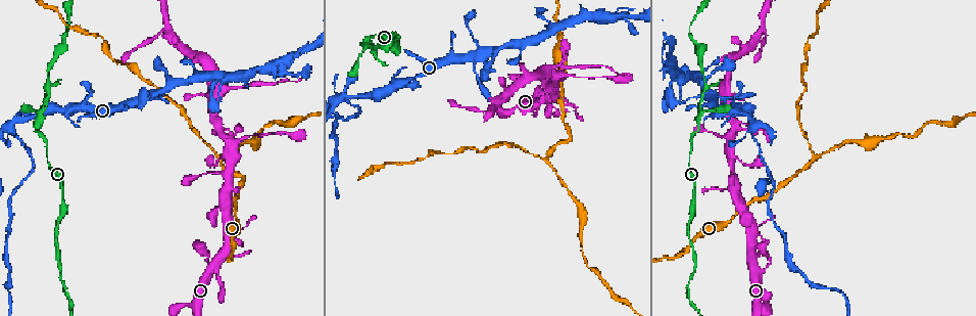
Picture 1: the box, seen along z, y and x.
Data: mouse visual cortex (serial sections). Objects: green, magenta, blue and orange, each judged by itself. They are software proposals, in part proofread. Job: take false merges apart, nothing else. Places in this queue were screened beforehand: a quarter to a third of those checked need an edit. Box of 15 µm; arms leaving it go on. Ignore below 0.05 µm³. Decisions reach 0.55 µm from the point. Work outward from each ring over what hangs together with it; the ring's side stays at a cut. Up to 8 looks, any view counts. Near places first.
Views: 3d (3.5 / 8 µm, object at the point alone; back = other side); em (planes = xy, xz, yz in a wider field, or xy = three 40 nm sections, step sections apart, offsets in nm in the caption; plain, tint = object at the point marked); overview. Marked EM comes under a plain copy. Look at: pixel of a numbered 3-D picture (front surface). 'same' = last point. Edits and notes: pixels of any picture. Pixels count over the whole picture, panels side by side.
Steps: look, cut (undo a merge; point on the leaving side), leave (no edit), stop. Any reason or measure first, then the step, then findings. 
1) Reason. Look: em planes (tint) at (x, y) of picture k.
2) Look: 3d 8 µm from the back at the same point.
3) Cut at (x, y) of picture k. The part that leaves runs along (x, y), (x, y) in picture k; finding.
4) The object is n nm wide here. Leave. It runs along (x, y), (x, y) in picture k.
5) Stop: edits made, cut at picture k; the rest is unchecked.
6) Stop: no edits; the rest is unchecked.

Branch point. Look: 3d 3.5 µm at (547, 160) of picture 1.

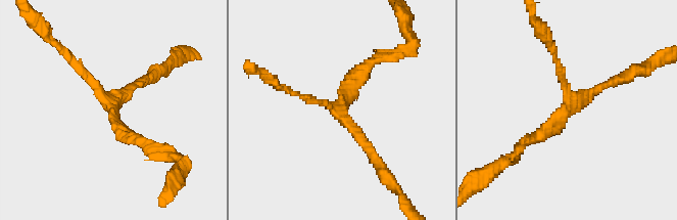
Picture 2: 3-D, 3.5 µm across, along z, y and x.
Look: em xy step 2 (tint) at (568, 107) of picture 2.

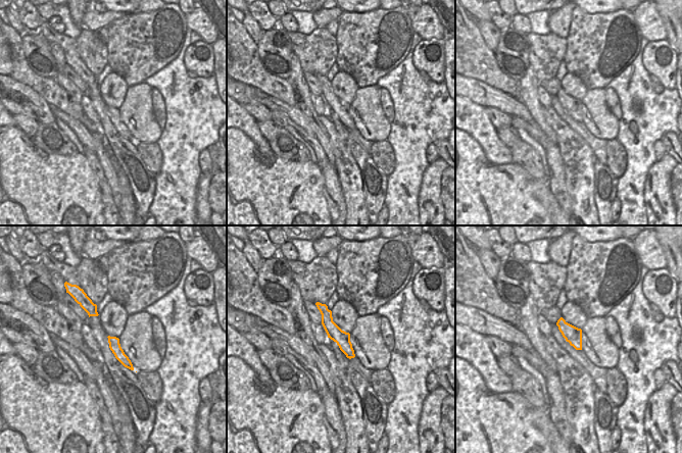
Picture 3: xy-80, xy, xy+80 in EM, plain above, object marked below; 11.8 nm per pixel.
Leave. It runs along (522, 144), (580, 97), (617, 79) in picture 2; all the same cell.

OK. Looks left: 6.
Look: 3d 3.5 µm at (733, 98) of picture 1.

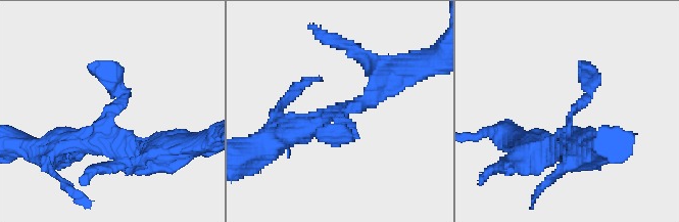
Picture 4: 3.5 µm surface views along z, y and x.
Now the EM. Look: em xy step 3 (tint) at (340, 116) of picture 4.

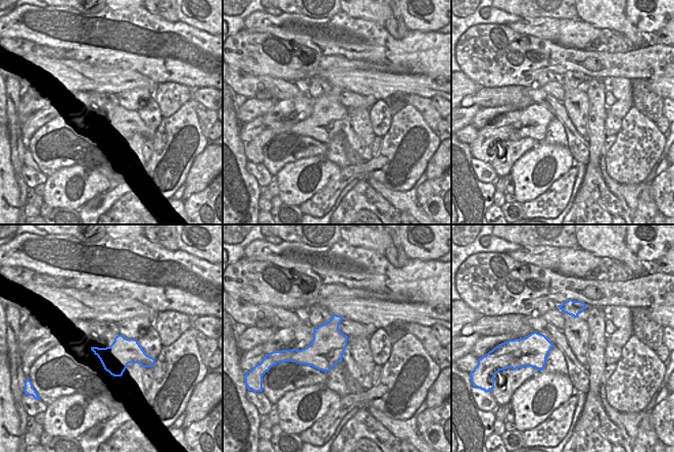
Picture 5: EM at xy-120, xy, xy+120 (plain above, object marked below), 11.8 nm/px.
Cut it another way. Look: em xy step 5 (tint) at the same point.

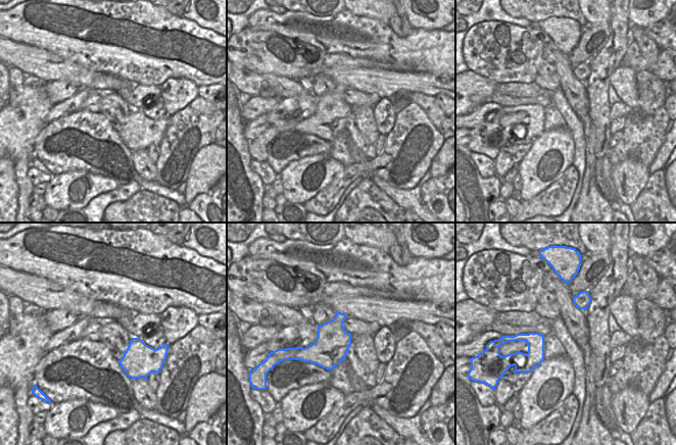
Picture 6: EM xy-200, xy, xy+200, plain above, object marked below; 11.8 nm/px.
Leave. It runs along (147, 146), (106, 131), (123, 93), (97, 68) in picture 4; continuous, no second cell.

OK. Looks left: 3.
Four-way junction. Look: 3d 3.5 µm at (752, 124) of picture 1.

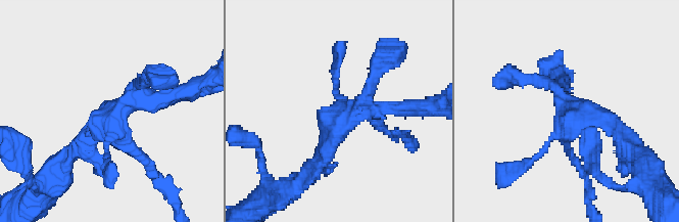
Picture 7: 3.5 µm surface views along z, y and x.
Look: em xy step 2 (tint) at (346, 113) of picture 7.

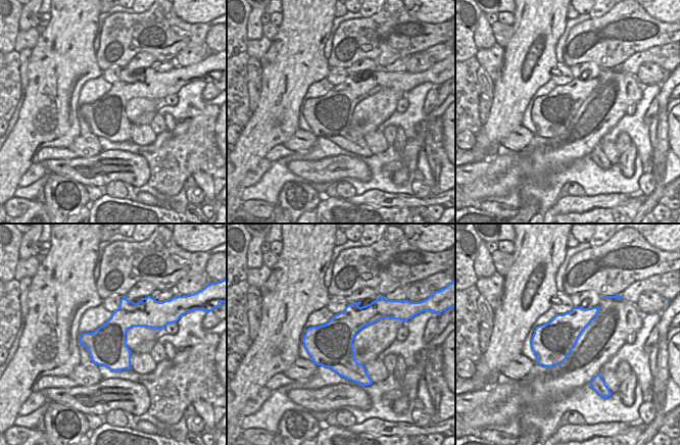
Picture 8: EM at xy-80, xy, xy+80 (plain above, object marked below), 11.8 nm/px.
Cut at (151, 173) of picture 7. The part that leaves runs along (129, 147), (148, 163), (179, 210) in picture 7; two cells meet here.

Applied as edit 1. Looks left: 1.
Stop: edits made, cut at picture 7; the rest is unchecked.

